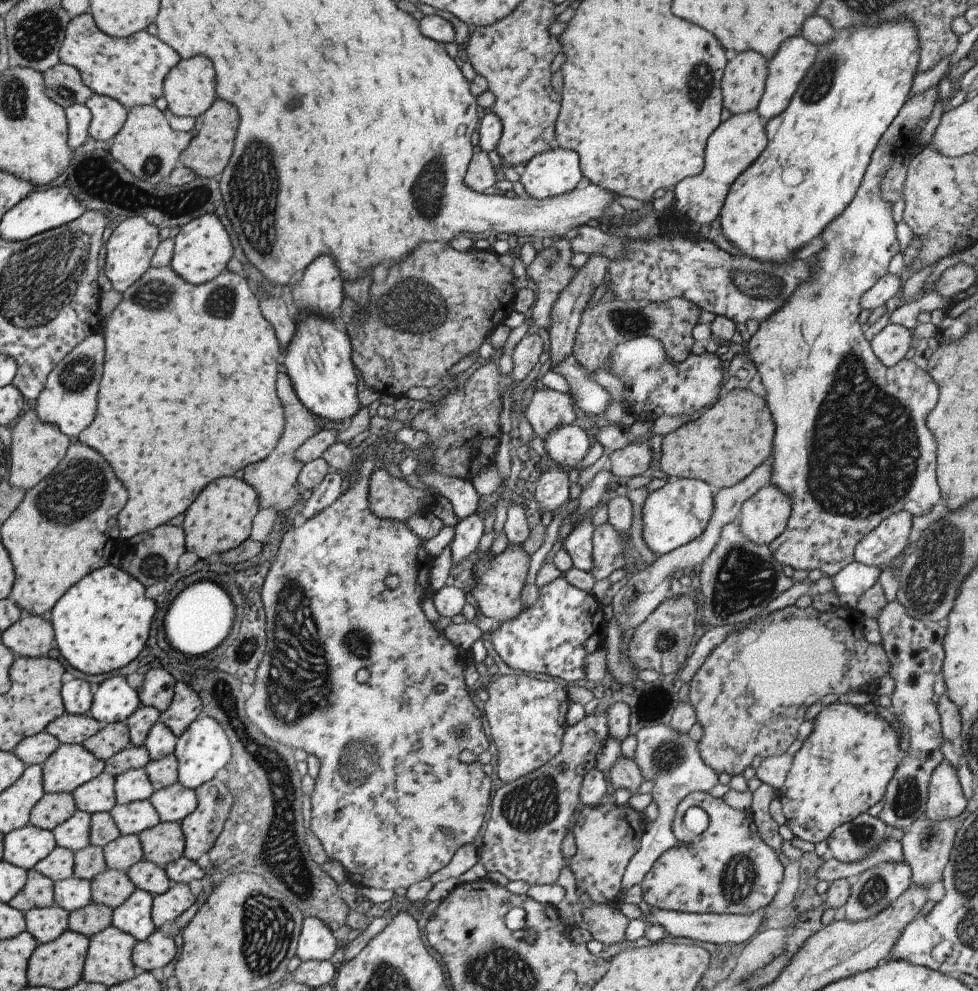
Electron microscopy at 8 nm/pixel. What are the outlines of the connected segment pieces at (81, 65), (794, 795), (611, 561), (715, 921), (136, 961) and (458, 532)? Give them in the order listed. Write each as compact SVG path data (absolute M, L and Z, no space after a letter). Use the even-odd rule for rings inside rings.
M88 12L70 17L58 57L61 63L79 71L83 84L93 93L115 99L127 110L153 105L162 96L165 75L179 62L179 56L167 44L147 31L139 31L128 37L112 37L96 27Z
M837 700L823 705L812 718L813 729L792 756L790 769L781 788L777 790L785 824L794 836L813 844L825 841L829 833L840 824L866 813L884 797L888 782L899 763L898 736L883 717L864 713L858 706Z
M607 521L594 528L590 556L592 563L588 572L595 582L626 566L623 548L620 534Z
M654 909L648 912L648 915L643 915L641 919L646 928L657 924L663 928L665 934L670 936L684 936L691 940L701 940L701 942L711 942L715 944L729 943L739 944L747 940L751 934L757 930L762 915L728 915L728 914L713 914L713 913L684 913L667 909Z
M153 931L145 940L136 941L131 951L131 962L138 972L163 968L175 958L175 943L168 935Z
M474 512L462 519L450 540L452 562L459 562L475 551L481 534L483 534L483 517Z

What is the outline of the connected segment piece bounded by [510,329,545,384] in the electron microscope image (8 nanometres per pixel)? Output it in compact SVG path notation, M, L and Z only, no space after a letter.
M533 329L513 347L511 352L512 371L510 373L513 384L522 381L529 374L529 370L535 366L545 343L542 341L543 336L542 332Z

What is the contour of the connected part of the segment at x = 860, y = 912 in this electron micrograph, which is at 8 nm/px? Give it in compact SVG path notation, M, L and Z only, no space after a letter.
M904 861L881 862L860 872L857 880L850 885L850 893L839 911L839 917L848 921L860 921L872 917L877 911L891 904L911 883L910 868Z

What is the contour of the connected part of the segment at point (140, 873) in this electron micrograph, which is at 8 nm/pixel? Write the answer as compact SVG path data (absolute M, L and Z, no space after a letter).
M143 858L125 872L136 889L144 890L152 897L163 894L171 885L162 868Z

